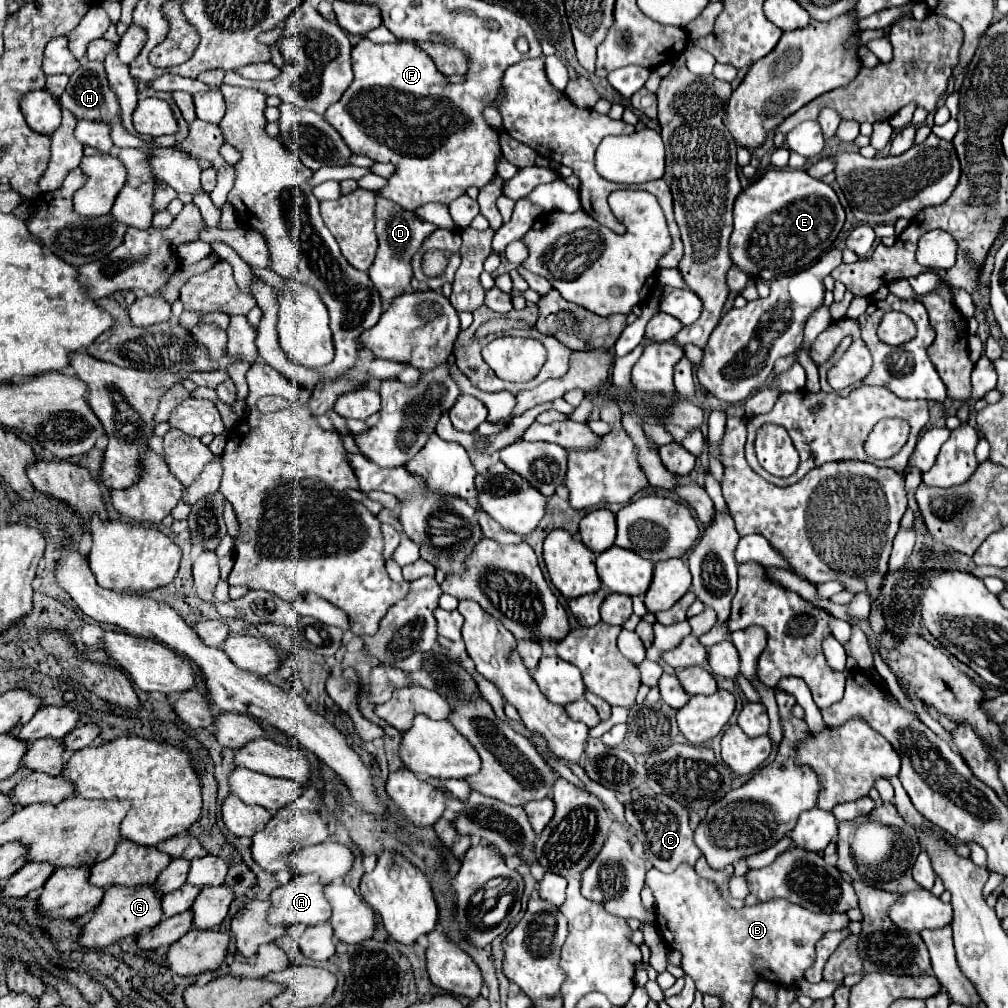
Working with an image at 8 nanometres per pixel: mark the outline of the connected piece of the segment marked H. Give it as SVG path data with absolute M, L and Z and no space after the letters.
M84 61L72 75L70 75L70 83L68 83L68 89L64 91L64 95L58 99L60 105L64 109L68 109L78 121L82 119L88 119L88 121L104 121L108 127L110 127L110 135L112 135L112 141L114 141L114 147L144 147L146 143L134 135L130 135L120 119L118 119L118 101L116 101L116 95L112 93L110 85L108 85L108 79L106 79L106 73L104 73L104 65L102 63L94 63L94 61Z

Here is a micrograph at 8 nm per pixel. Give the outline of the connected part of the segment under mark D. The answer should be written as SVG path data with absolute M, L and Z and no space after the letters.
M376 193L376 235L378 235L378 255L370 267L370 279L382 297L382 309L388 309L390 301L410 287L412 281L412 257L420 251L422 243L436 231L436 225L416 217L412 211L402 209L400 205L386 201Z

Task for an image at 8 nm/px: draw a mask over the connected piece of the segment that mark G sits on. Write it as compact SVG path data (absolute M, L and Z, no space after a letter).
M114 885L104 891L104 897L100 905L94 909L92 919L82 927L78 935L78 945L88 949L104 949L128 935L138 935L144 929L152 929L162 919L162 907L160 907L162 895L156 893L154 885L142 885L142 887L122 887Z

